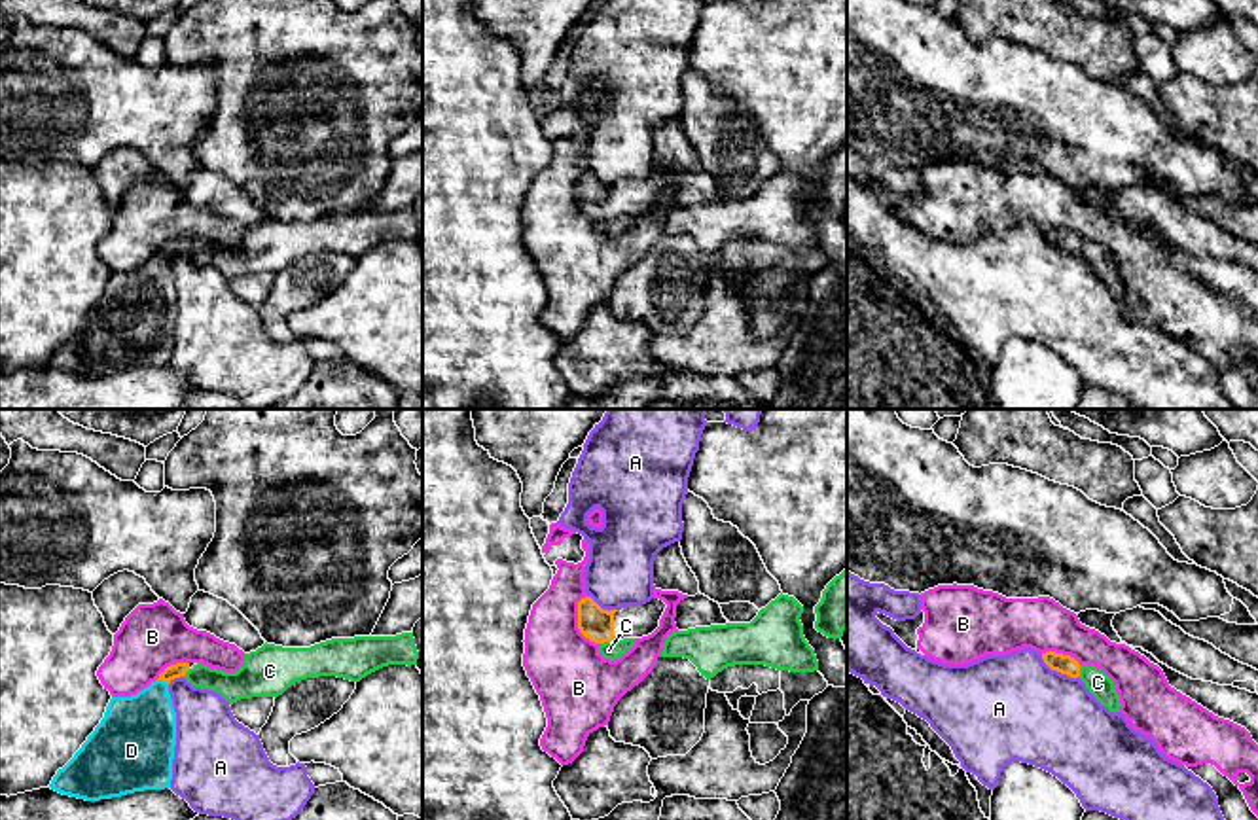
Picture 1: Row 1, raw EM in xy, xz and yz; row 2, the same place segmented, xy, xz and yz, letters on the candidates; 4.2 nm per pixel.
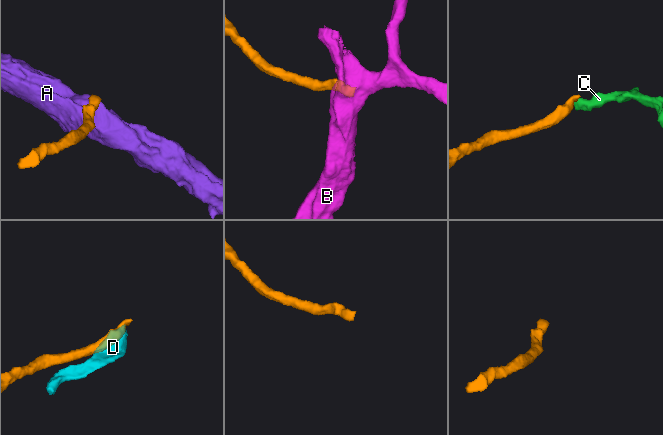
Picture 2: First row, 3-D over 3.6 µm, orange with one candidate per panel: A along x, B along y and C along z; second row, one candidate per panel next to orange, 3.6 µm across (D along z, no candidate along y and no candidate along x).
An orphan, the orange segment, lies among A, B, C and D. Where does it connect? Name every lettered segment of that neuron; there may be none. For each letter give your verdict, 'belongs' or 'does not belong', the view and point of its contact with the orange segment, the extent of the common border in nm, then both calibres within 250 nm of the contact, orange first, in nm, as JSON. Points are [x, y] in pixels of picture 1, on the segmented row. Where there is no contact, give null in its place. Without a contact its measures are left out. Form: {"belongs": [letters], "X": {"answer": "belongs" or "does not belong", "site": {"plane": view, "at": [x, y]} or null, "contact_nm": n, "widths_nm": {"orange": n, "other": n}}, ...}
{"belongs": [], "A": {"answer": "does not belong", "site": {"plane": "yz", "at": [1058, 671]}, "contact_nm": 190, "widths_nm": {"orange": 80, "other": 460}}, "B": {"answer": "does not belong", "site": {"plane": "xz", "at": [578, 623]}, "contact_nm": 220, "widths_nm": {"orange": 140, "other": 320}}, "C": {"answer": "does not belong", "site": {"plane": "xz", "at": [607, 641]}, "contact_nm": 60, "widths_nm": {"orange": 140, "other": 80}}, "D": {"answer": "does not belong", "site": {"plane": "xy", "at": [163, 680]}, "contact_nm": 50, "widths_nm": {"orange": 60, "other": 320}}}

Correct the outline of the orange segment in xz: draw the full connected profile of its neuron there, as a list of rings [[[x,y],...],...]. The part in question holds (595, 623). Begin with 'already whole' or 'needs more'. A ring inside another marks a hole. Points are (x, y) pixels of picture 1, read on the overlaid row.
needs more | [[[591,597],[578,602],[578,629],[595,644],[642,638],[659,627],[667,604],[652,598],[646,604],[621,610],[602,610]]]

